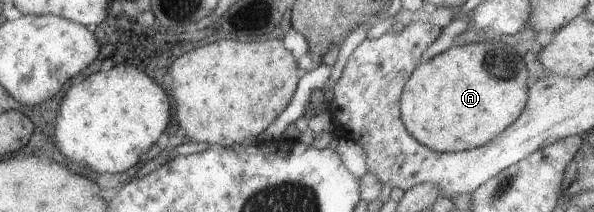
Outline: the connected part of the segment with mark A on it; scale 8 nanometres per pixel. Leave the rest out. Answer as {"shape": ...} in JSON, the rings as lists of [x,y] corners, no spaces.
{"shape":[[[499,39],[463,46],[453,44],[431,60],[419,63],[411,71],[399,100],[401,123],[418,144],[437,153],[455,153],[482,146],[511,125],[523,111],[528,102],[527,78],[528,72],[522,57]]]}

